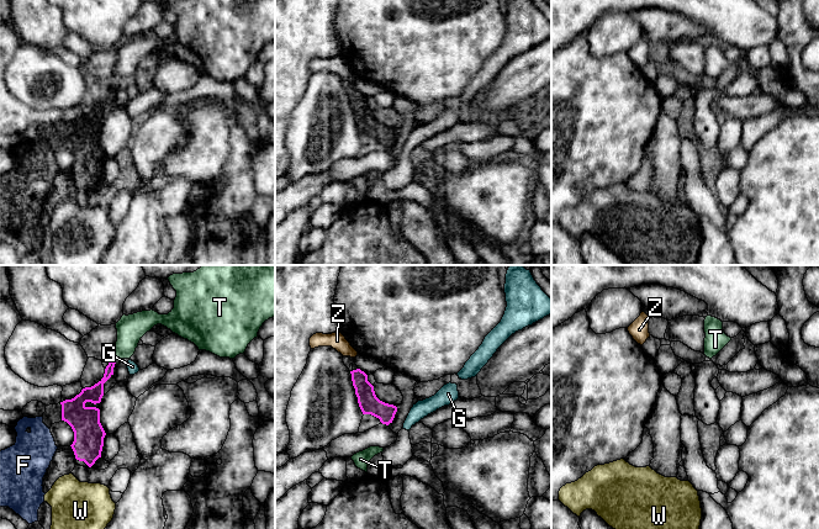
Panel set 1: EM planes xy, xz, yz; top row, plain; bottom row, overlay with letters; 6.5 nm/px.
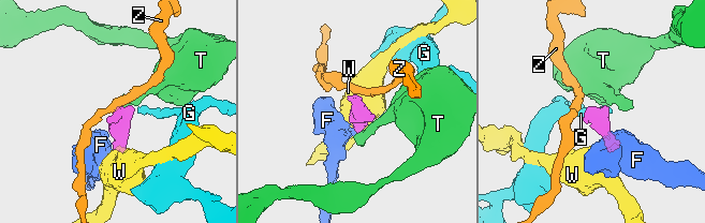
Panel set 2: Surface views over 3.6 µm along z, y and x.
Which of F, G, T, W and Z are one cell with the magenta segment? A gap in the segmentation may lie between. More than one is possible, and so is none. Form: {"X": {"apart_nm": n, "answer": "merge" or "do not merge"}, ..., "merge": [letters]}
{"F": {"apart_nm": 90, "answer": "merge"}, "G": {"apart_nm": 80, "answer": "do not merge"}, "T": {"apart_nm": 20, "answer": "do not merge"}, "W": {"apart_nm": 100, "answer": "do not merge"}, "Z": {"apart_nm": 80, "answer": "do not merge"}, "merge": ["F"]}

